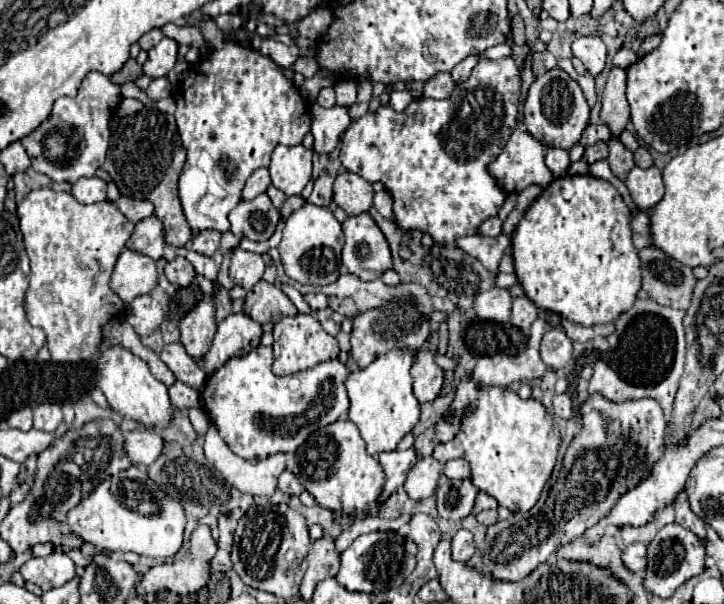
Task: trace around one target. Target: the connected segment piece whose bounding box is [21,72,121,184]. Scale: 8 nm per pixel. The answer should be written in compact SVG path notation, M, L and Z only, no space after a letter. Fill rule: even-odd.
M89 72L79 88L79 94L75 98L57 98L47 118L47 126L41 122L29 136L21 140L31 158L31 168L47 174L55 182L69 184L75 184L79 178L95 176L95 170L103 164L109 148L109 120L119 102L121 88L107 76Z

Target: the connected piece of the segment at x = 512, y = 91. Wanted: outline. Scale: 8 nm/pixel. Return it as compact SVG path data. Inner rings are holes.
M511 58L479 60L469 80L457 84L447 100L419 98L403 112L395 112L391 106L381 106L375 114L367 112L357 122L351 122L341 140L341 164L369 182L383 182L393 196L393 214L399 228L417 228L431 234L437 244L453 248L455 238L477 234L479 224L485 218L497 216L505 202L505 194L487 172L487 164L499 156L499 150L503 150L517 124L519 94L521 76Z

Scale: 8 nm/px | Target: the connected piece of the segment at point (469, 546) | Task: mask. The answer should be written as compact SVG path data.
M465 528L457 530L457 534L451 540L451 548L453 548L453 560L457 562L467 562L473 552L475 552L475 544L473 544L473 534Z

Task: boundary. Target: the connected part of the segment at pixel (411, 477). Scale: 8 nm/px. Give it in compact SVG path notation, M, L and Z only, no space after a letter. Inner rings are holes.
M423 456L407 474L405 480L405 492L413 500L423 500L429 498L435 488L437 480L441 476L441 464L431 464L431 456Z

